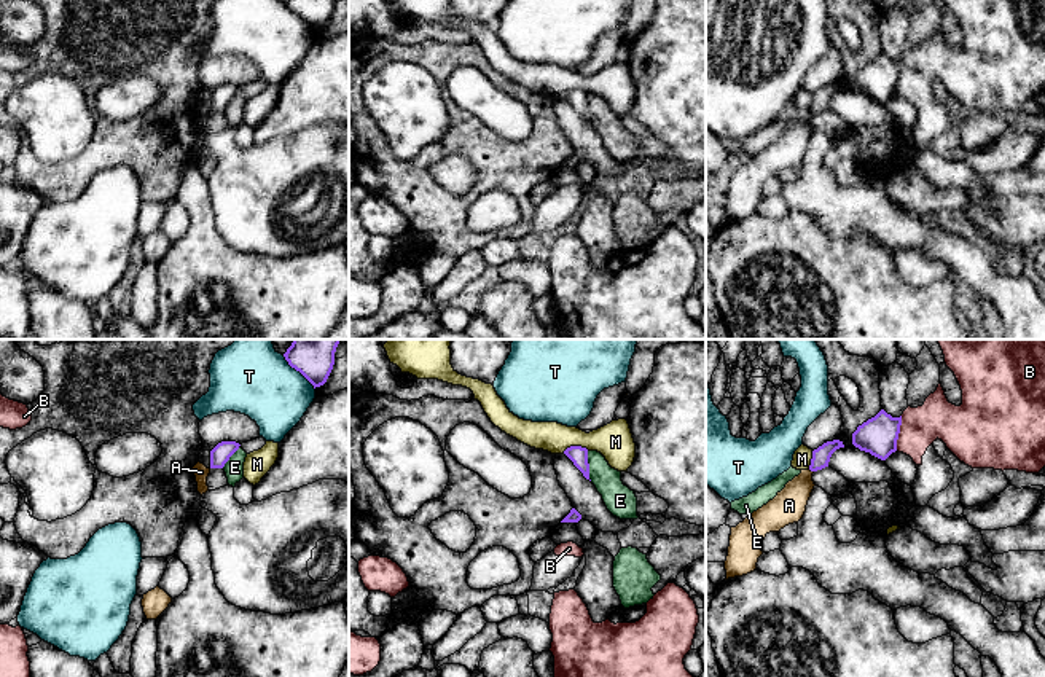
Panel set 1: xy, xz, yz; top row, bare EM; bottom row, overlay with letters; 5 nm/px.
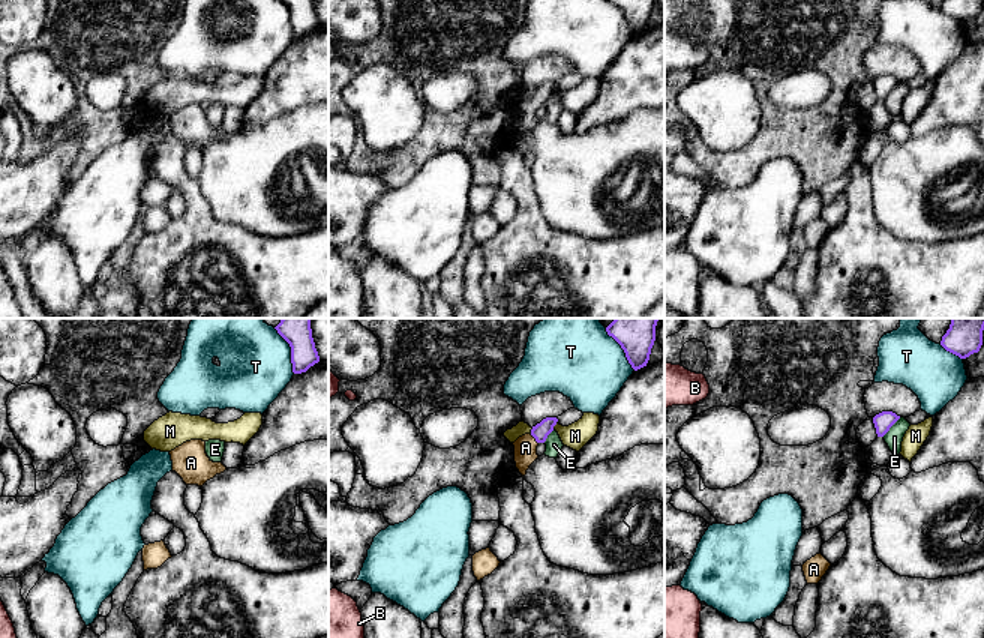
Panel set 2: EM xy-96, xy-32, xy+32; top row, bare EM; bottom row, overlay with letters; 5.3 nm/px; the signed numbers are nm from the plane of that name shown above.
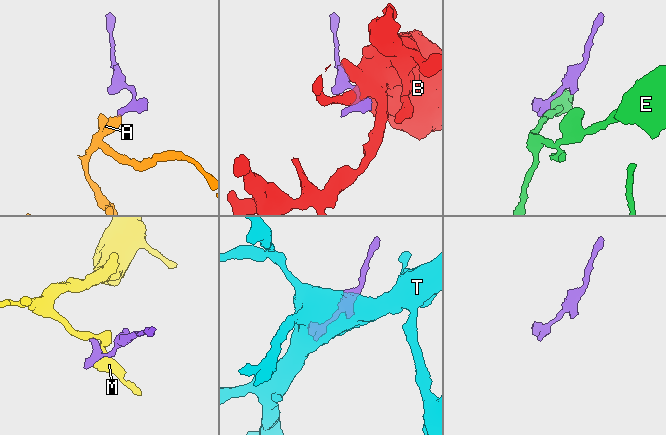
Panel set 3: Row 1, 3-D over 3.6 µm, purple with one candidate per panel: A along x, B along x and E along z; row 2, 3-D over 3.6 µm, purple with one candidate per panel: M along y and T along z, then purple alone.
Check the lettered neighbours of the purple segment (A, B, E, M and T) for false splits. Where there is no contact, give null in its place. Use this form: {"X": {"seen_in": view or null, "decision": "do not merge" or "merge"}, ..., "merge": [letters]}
{"A": {"seen_in": "yz", "decision": "merge"}, "B": {"seen_in": "yz", "decision": "do not merge"}, "E": {"seen_in": "xz", "decision": "do not merge"}, "M": {"seen_in": "xz", "decision": "do not merge"}, "T": {"seen_in": "xy", "decision": "do not merge"}, "merge": ["A"]}

